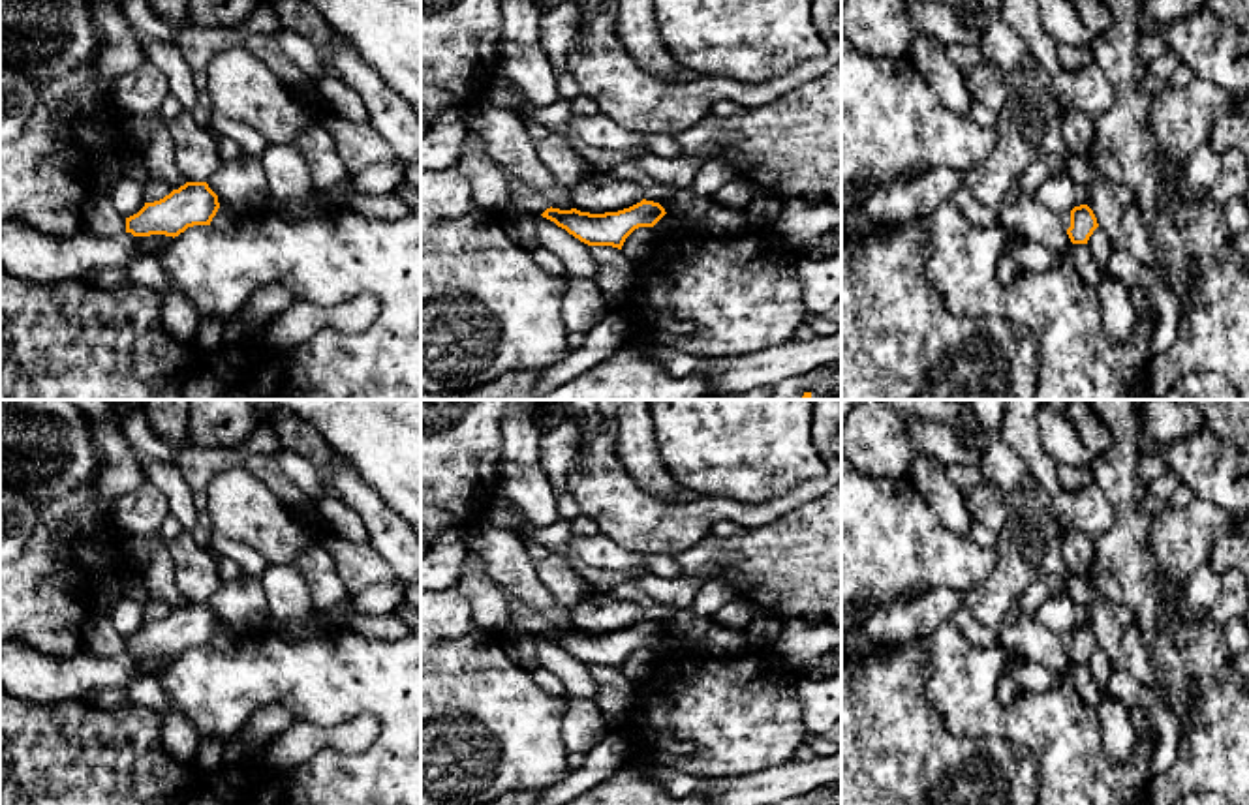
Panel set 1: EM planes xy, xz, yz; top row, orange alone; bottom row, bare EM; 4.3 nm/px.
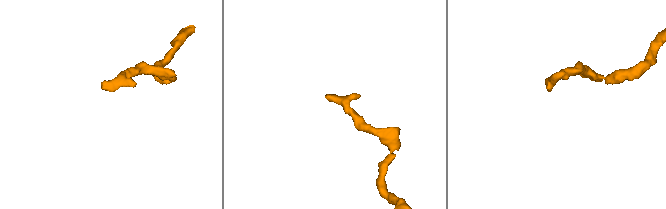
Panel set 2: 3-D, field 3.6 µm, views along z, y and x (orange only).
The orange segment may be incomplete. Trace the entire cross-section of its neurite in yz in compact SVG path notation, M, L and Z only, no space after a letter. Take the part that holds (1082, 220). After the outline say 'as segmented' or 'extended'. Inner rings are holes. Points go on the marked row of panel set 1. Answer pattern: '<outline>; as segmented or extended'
M1087 205L1074 206L1059 218L1072 244L1087 244L1089 236L1099 227L1097 218Z; extended

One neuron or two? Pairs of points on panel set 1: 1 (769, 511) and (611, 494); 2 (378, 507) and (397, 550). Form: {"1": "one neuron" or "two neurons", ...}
{"1": "one neuron", "2": "one neuron"}

